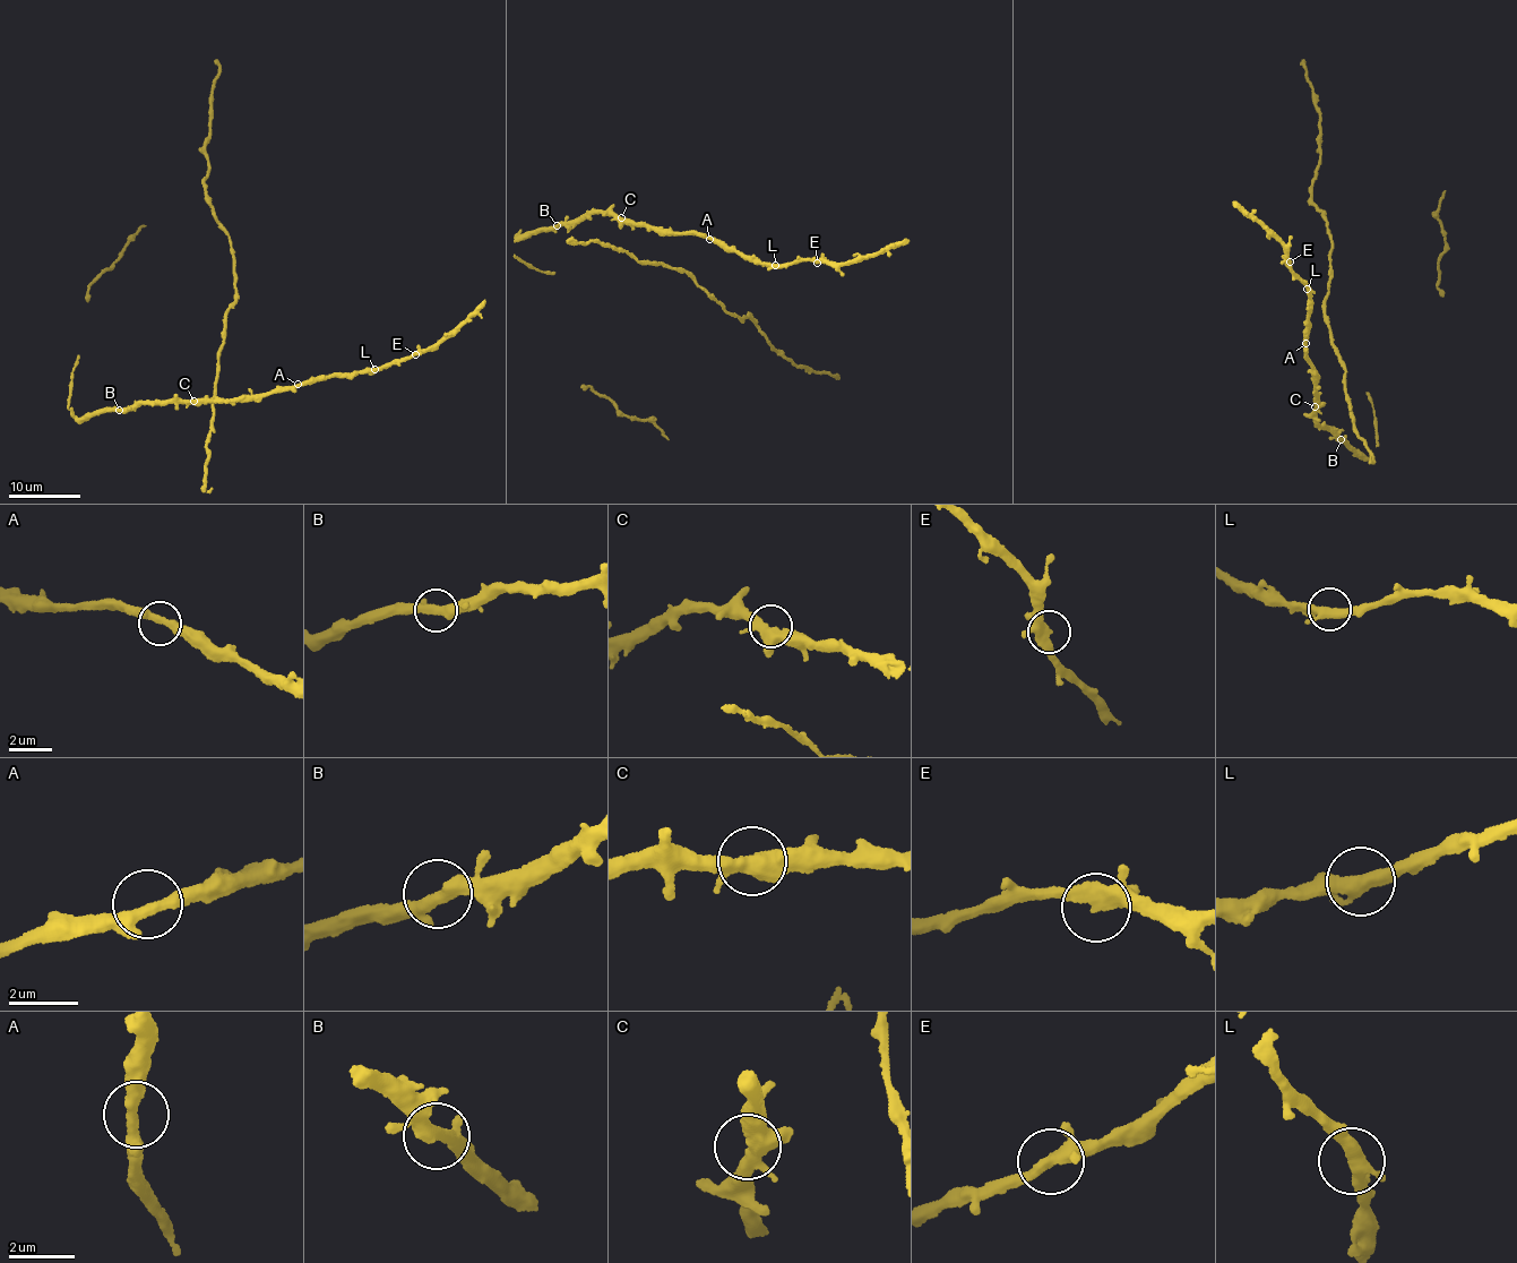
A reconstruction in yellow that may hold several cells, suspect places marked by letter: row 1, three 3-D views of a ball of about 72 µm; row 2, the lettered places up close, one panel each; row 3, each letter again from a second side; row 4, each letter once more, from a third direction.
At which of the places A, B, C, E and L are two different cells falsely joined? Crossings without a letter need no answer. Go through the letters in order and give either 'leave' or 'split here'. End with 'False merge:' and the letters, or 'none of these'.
A: leave
B: leave
C: leave
E: leave
L: leave
False merge: none of these

